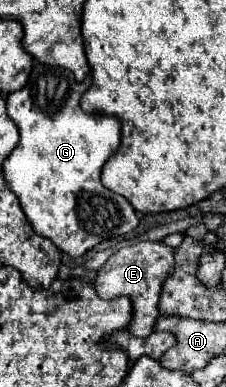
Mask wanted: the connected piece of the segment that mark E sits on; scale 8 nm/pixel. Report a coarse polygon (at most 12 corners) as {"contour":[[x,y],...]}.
{"contour":[[154,241],[114,253],[98,269],[100,299],[132,301],[132,335],[152,333],[174,265]]}

